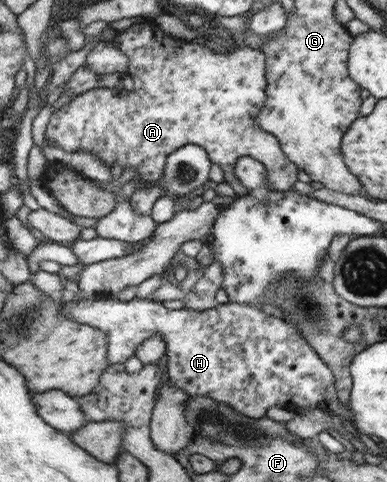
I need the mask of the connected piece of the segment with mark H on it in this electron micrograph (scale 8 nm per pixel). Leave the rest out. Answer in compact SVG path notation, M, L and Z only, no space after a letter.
M134 297L129 301L114 298L92 300L82 298L63 305L61 314L98 328L107 337L108 365L124 363L135 355L138 346L154 334L165 343L167 355L168 379L189 395L204 395L218 403L225 403L237 413L247 417L258 418L265 415L265 409L276 405L284 408L287 403L294 407L321 407L324 403L326 387L334 382L334 375L328 365L318 356L314 349L304 342L303 335L295 326L280 317L265 314L259 309L246 304L226 302L204 311L193 312L186 308L170 310L154 299Z

